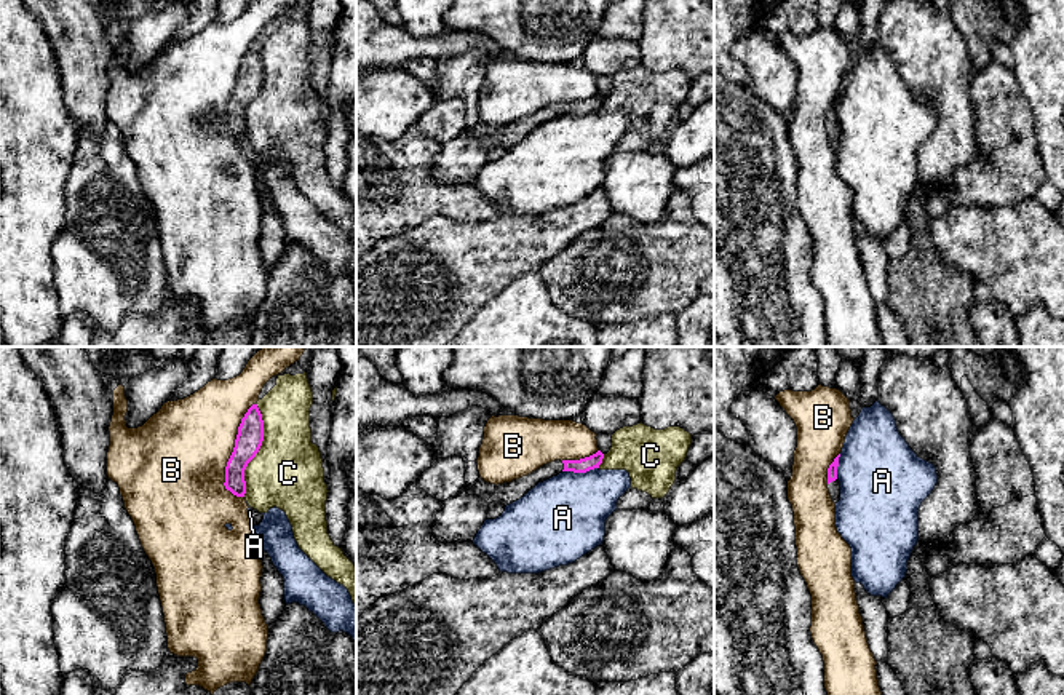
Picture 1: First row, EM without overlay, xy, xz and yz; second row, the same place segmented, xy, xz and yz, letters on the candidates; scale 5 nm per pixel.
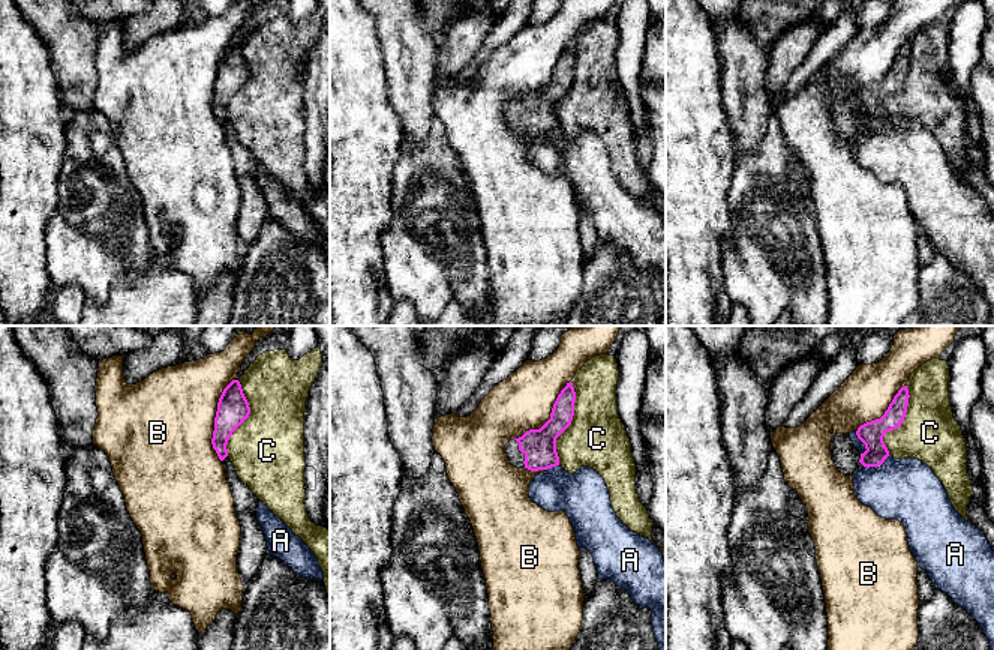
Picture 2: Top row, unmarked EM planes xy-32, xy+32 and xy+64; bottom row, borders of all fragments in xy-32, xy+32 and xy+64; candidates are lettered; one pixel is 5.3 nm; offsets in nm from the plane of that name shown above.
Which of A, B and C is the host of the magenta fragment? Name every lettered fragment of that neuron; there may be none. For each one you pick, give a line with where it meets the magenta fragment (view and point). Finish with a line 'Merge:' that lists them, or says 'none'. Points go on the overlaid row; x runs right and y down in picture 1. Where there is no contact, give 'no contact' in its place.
Merge: none

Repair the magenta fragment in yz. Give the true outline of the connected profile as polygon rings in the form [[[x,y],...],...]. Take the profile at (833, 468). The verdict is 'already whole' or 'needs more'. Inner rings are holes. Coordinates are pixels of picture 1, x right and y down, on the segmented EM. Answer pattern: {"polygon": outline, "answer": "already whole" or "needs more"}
{"polygon": [[[840,454],[834,459],[834,462],[828,468],[828,489],[834,503],[840,500],[840,483],[837,479],[839,457]]], "answer": "needs more"}

